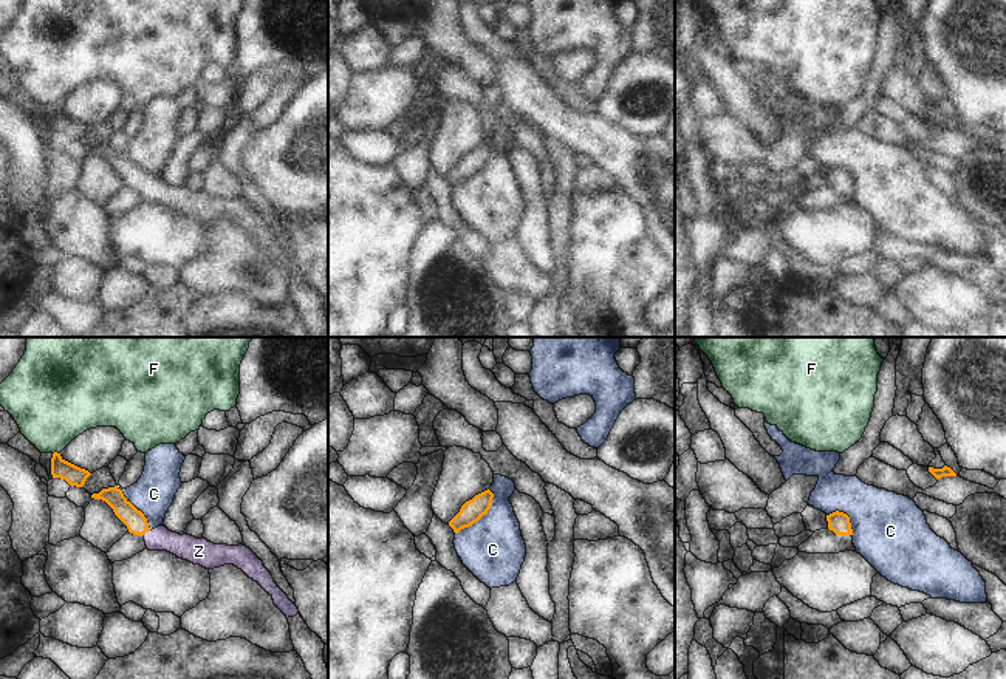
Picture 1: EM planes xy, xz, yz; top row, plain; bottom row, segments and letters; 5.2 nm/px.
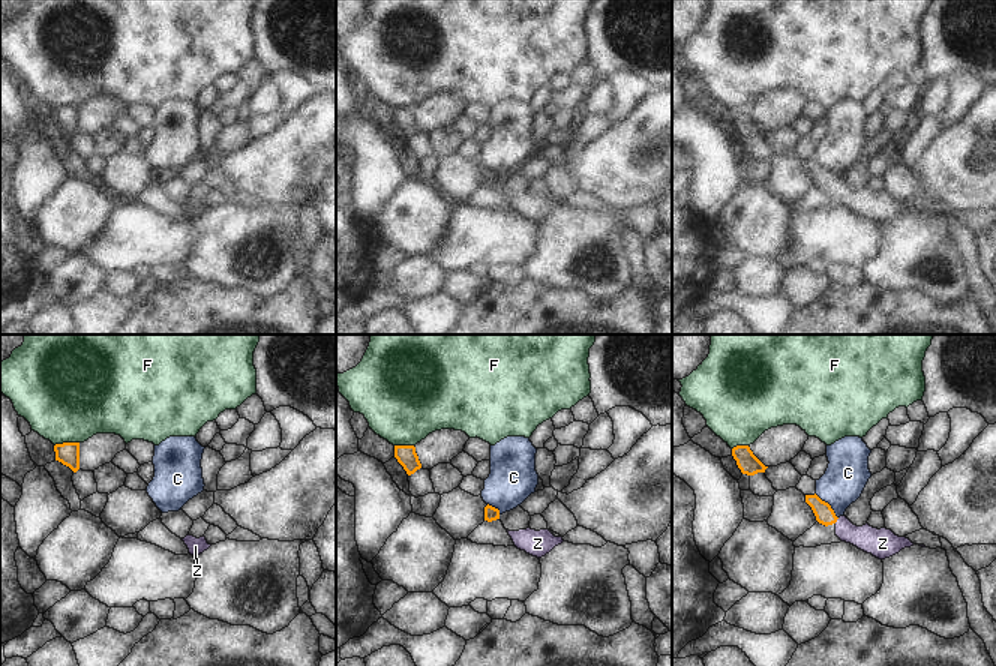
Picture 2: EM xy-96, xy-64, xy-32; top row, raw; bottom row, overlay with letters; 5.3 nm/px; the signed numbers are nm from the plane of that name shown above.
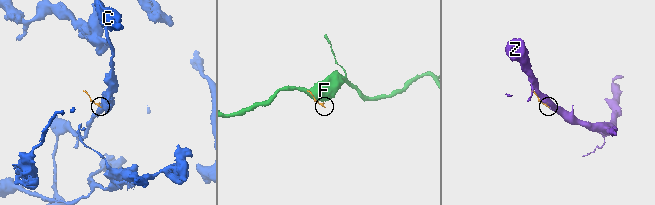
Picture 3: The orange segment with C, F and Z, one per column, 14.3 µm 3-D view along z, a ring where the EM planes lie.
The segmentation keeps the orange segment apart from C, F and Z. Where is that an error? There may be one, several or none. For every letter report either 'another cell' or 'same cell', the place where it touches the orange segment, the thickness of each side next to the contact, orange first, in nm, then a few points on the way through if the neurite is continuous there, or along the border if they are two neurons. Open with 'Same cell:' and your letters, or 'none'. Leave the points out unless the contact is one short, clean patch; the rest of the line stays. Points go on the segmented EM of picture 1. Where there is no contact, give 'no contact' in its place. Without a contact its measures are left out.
Same cell: Z
C: another cell; contact xz (482, 515); calibres 110 and 320 nm; border xz (489, 489), (492, 494), (491, 508), (455, 534)
F: another cell; contact xy (56, 452); calibres 100 and 420 nm
Z: same cell; contact xy (146, 531); calibres 110 and 130 nm; way xy (136, 523), (146, 531), (153, 539), (184, 546)

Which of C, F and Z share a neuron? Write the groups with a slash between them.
C / F / Z

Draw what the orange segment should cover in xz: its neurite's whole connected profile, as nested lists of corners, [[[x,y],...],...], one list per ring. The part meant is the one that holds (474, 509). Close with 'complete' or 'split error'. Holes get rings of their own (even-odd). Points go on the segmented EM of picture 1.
[[[488,489],[472,500],[466,501],[460,512],[449,521],[449,526],[458,534],[461,529],[472,526],[488,514],[492,504],[494,493]]] | complete

